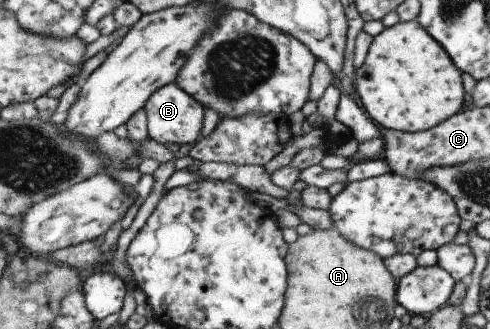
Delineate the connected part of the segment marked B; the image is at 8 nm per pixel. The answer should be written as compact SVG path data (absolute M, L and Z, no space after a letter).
M171 82L155 92L144 107L148 115L150 138L173 149L180 145L193 147L204 133L206 108L177 82Z

